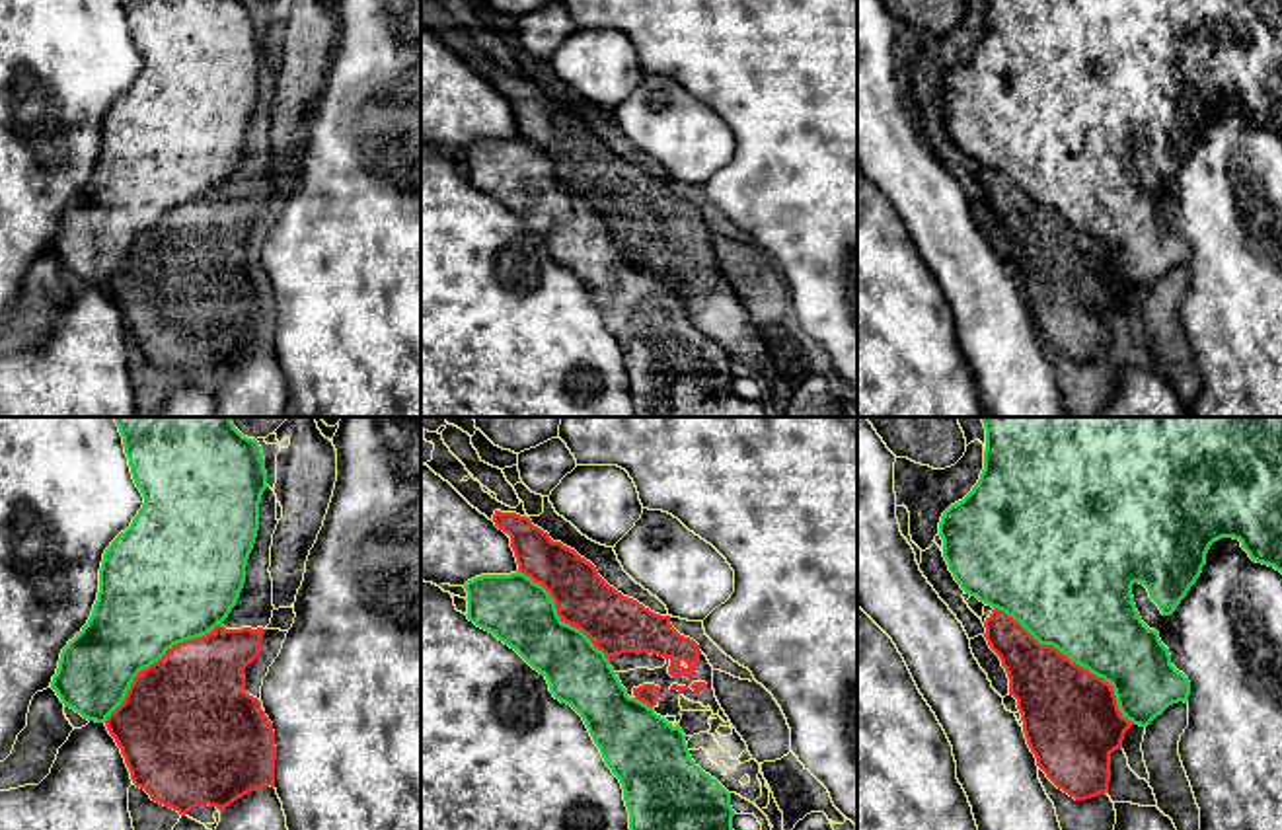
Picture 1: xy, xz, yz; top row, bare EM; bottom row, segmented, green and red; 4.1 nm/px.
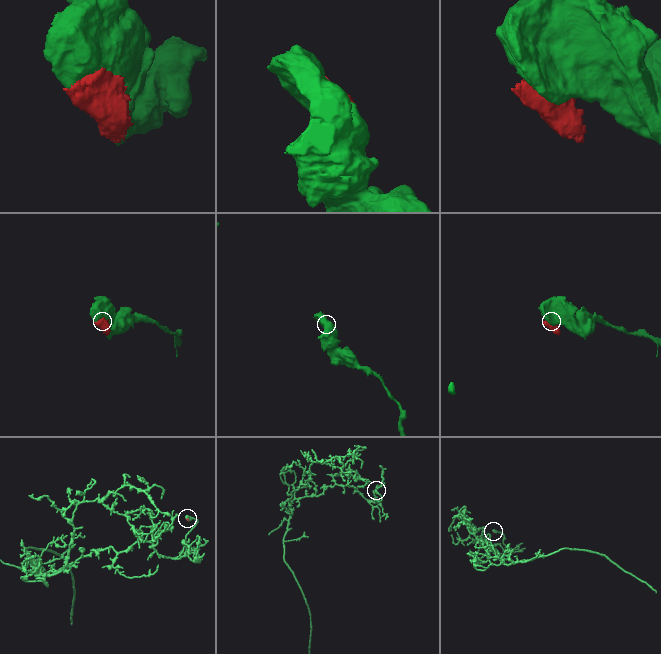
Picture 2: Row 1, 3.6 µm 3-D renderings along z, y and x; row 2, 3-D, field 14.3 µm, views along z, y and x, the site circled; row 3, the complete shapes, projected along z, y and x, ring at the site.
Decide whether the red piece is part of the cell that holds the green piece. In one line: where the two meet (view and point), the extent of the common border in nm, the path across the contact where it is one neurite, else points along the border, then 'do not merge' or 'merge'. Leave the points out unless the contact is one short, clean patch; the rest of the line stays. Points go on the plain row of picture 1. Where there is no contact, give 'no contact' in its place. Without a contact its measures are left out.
yz (1072, 225) | 750 nm | do not merge

